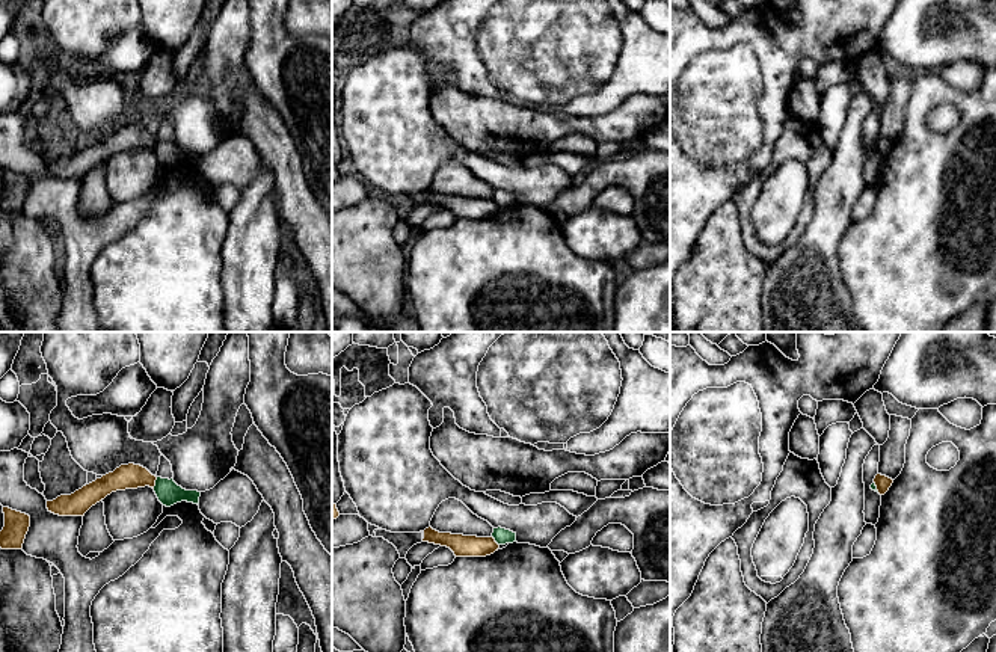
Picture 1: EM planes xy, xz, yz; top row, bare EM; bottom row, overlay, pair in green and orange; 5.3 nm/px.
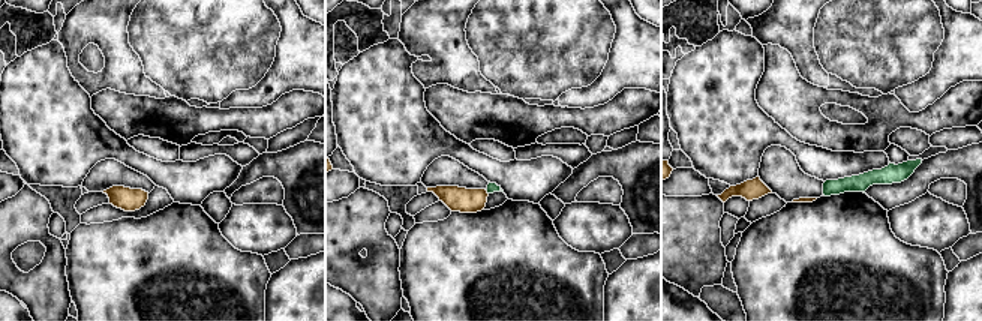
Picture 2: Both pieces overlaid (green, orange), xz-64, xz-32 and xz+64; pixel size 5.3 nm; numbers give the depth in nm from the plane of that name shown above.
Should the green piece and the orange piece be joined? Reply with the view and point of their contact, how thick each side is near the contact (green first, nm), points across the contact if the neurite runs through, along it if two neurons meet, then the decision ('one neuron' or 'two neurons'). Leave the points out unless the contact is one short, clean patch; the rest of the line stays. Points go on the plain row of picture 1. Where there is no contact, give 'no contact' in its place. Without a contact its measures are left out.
meets green in xy at (156, 145); 130 nm thick on the green side, 130 nm on the other; border along xy (157, 139), (153, 150); two neurons

